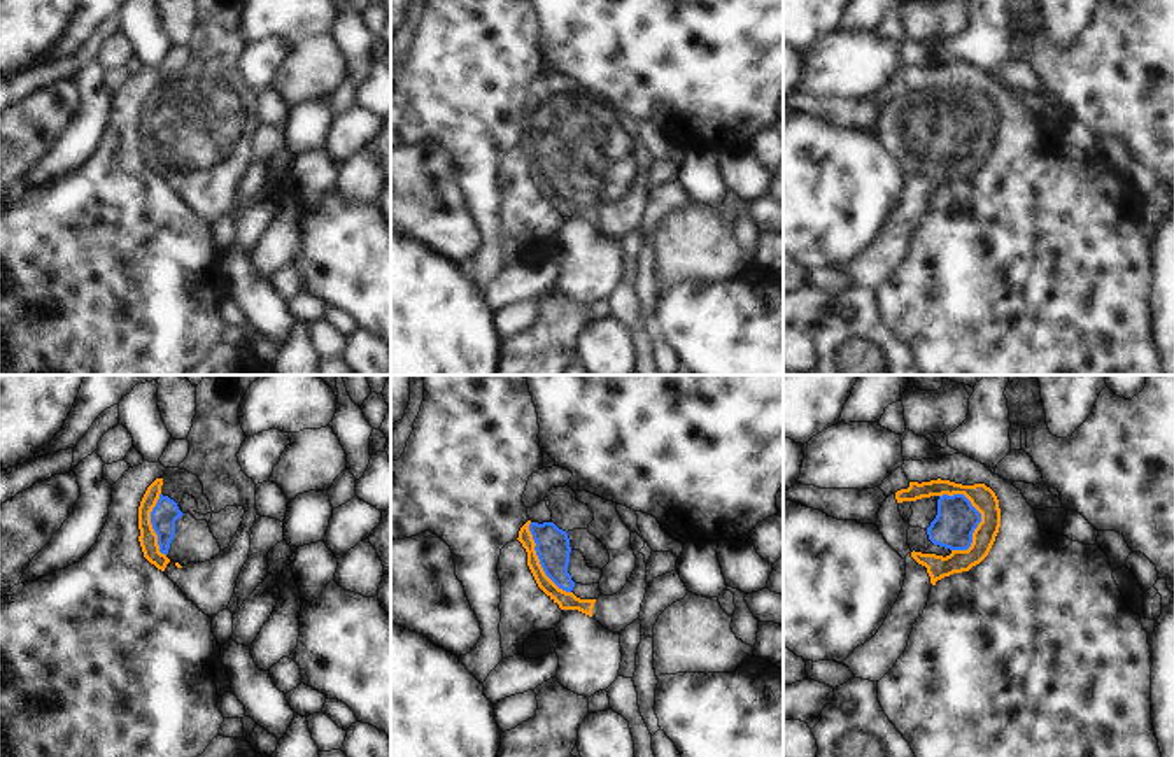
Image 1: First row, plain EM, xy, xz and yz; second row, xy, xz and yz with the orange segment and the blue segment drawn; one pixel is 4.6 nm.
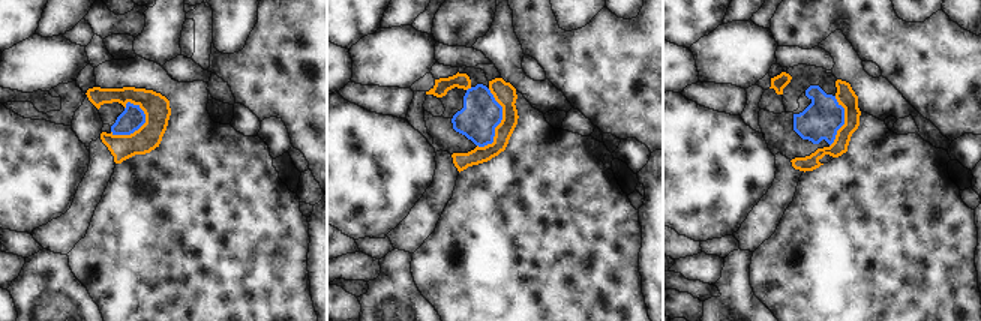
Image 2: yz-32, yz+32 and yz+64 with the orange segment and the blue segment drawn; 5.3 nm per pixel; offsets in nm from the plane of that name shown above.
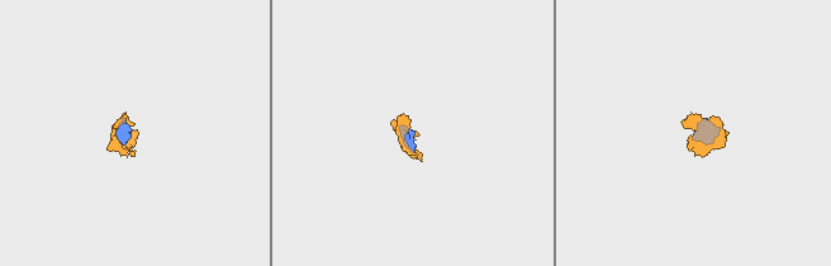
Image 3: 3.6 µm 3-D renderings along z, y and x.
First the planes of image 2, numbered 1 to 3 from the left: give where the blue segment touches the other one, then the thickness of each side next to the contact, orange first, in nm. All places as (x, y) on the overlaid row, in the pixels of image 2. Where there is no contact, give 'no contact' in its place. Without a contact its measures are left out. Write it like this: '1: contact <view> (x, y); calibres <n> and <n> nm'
1: contact yz-32 (138, 129); calibres 140 and 120 nm
2: contact yz+32 (501, 122); calibres 120 and 200 nm
3: contact yz+64 (845, 122); calibres 100 and 200 nm

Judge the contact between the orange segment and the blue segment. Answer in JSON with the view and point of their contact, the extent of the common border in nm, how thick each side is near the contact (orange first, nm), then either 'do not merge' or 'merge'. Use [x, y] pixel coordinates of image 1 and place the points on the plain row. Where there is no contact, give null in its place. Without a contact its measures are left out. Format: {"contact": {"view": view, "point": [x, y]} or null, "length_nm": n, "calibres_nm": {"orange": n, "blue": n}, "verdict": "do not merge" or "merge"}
{"contact": {"view": "yz", "point": [978, 118]}, "length_nm": 300, "calibres_nm": {"orange": 110, "blue": 190}, "verdict": "merge"}

